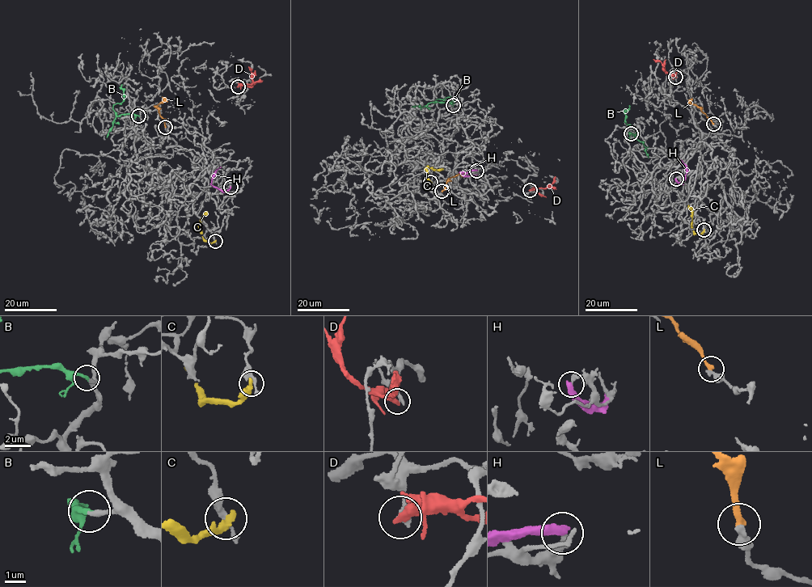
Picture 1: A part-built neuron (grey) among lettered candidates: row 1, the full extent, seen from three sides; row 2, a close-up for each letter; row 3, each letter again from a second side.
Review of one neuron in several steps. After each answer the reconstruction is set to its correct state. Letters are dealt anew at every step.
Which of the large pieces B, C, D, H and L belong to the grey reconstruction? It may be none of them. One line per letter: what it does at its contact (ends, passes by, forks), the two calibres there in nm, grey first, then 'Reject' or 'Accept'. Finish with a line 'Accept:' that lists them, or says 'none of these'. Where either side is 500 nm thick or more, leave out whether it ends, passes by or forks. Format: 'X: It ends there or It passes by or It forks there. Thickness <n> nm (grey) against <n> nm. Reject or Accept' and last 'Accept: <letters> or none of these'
B: It ends there. Thickness 240 nm (grey) against 240 nm. Accept
C: It ends there. Thickness 280 nm (grey) against 380 nm. Reject
D: It ends there. Thickness 320 nm (grey) against 440 nm. Reject
H: It ends there. Thickness 300 nm (grey) against 400 nm. Reject
L: It ends there. Thickness 400 nm (grey) against 280 nm. Reject
Accept: B

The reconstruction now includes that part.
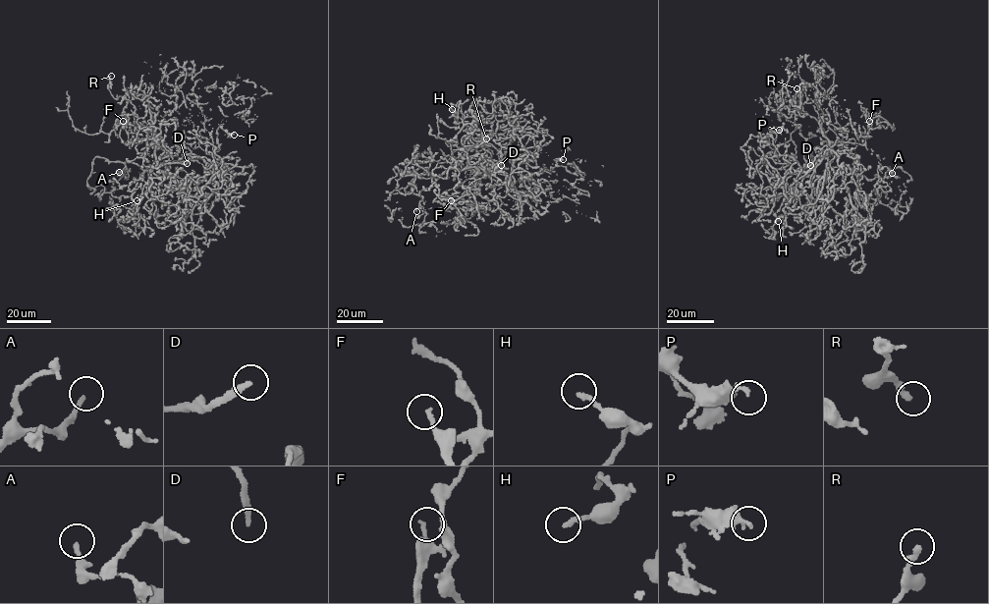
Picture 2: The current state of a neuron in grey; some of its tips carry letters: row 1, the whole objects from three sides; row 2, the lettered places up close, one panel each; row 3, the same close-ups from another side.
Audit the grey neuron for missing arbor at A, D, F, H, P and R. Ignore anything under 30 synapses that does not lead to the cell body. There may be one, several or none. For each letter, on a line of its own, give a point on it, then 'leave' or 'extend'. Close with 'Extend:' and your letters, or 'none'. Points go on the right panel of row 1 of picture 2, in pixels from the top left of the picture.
A: place (892, 173); extend
D: place (810, 165); extend
F: place (869, 121); extend
H: place (778, 221); leave
P: place (779, 130); leave
R: place (796, 88); leave
Extend: A, D, F

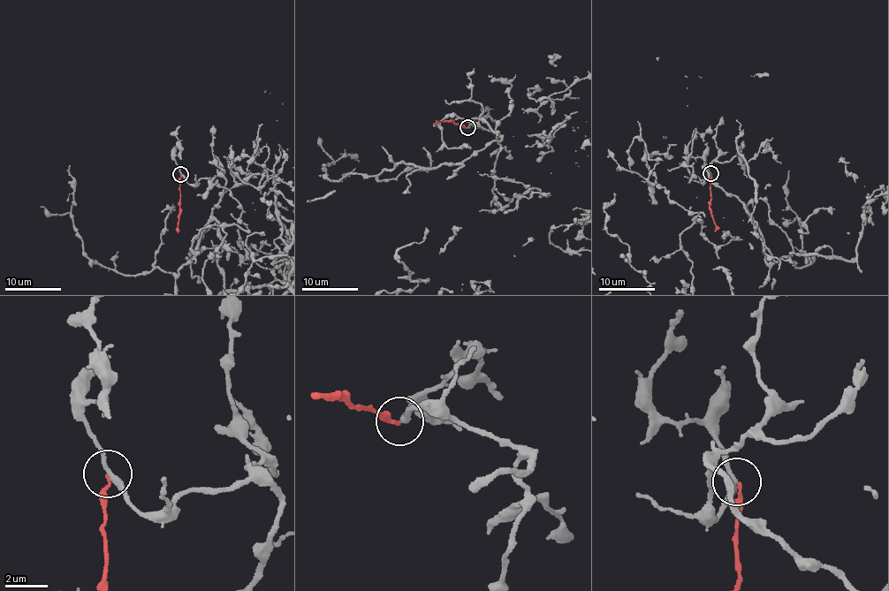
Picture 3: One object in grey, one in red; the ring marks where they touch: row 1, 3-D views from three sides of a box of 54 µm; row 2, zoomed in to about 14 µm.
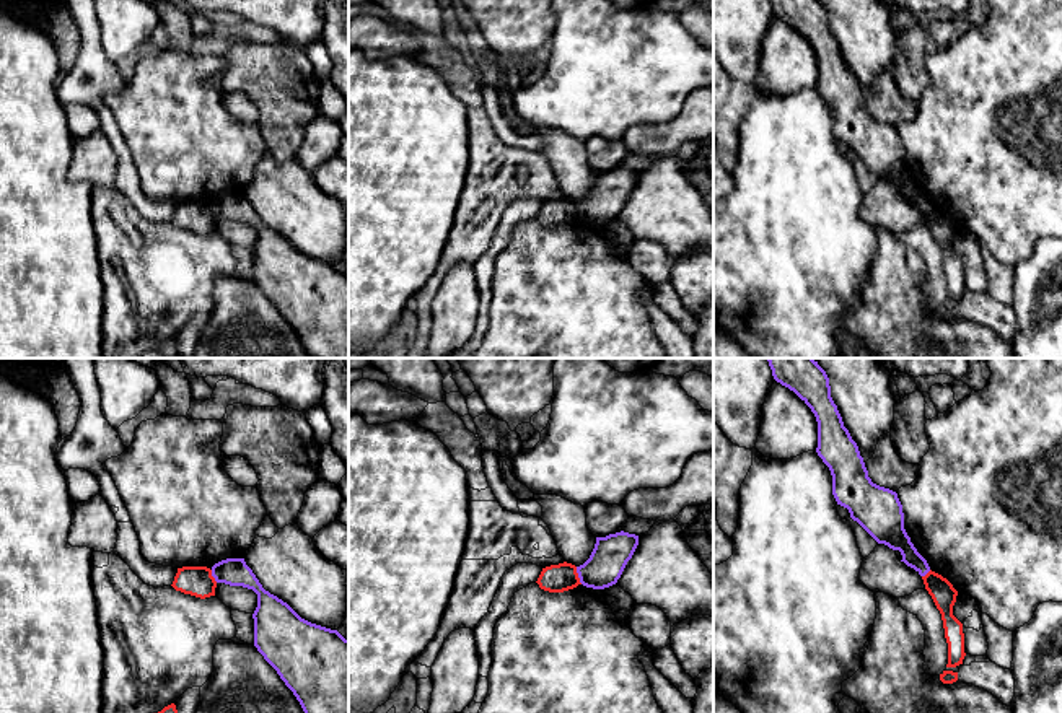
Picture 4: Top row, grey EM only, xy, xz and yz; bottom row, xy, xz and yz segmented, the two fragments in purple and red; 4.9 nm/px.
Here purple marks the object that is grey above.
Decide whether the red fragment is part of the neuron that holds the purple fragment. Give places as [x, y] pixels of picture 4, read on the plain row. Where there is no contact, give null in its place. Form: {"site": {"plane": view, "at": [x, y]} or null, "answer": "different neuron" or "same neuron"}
{"site": {"plane": "xz", "at": [579, 210]}, "answer": "different neuron"}

